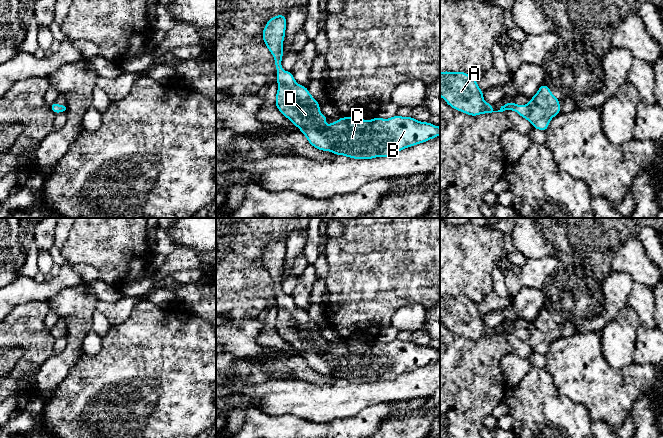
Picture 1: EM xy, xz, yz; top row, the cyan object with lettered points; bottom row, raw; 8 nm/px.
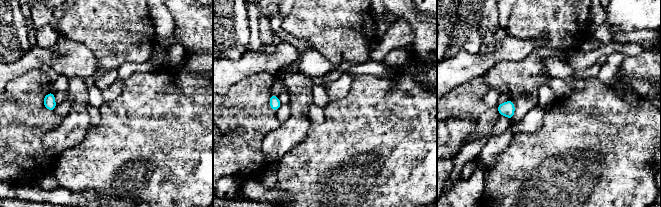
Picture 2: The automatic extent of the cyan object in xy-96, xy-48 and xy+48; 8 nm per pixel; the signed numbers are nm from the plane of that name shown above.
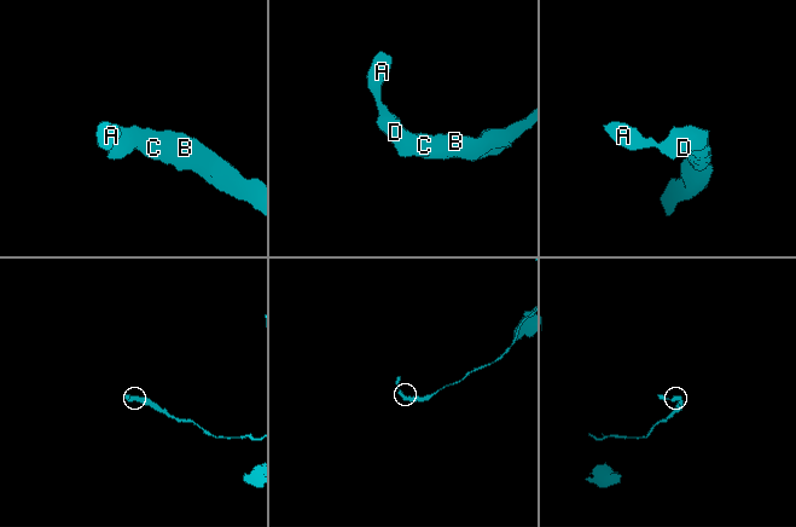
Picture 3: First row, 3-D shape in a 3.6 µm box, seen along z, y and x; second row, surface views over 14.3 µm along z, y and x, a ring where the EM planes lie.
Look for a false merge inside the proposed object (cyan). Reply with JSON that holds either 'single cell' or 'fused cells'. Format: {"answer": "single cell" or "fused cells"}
{"answer": "single cell"}

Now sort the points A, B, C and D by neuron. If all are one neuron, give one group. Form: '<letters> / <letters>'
A B C D

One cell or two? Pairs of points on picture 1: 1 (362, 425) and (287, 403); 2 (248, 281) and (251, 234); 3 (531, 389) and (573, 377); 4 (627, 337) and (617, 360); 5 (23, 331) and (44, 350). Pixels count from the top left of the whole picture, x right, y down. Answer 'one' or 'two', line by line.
1: two
2: one
3: two
4: one
5: one

